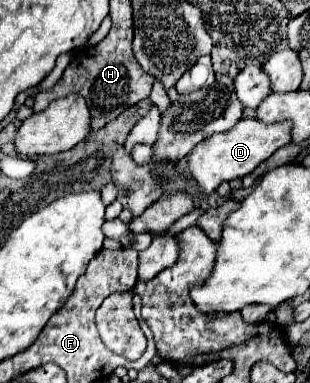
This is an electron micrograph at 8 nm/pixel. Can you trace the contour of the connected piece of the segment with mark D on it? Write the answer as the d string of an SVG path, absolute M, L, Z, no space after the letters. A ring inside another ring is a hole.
M243 118L229 132L213 134L207 140L199 142L189 154L189 172L193 180L199 184L199 188L205 194L209 194L221 182L229 182L235 178L243 178L245 174L251 174L275 150L289 144L291 142L289 130L291 130L291 122L275 122L275 124L263 122L261 124L261 120L257 118Z

